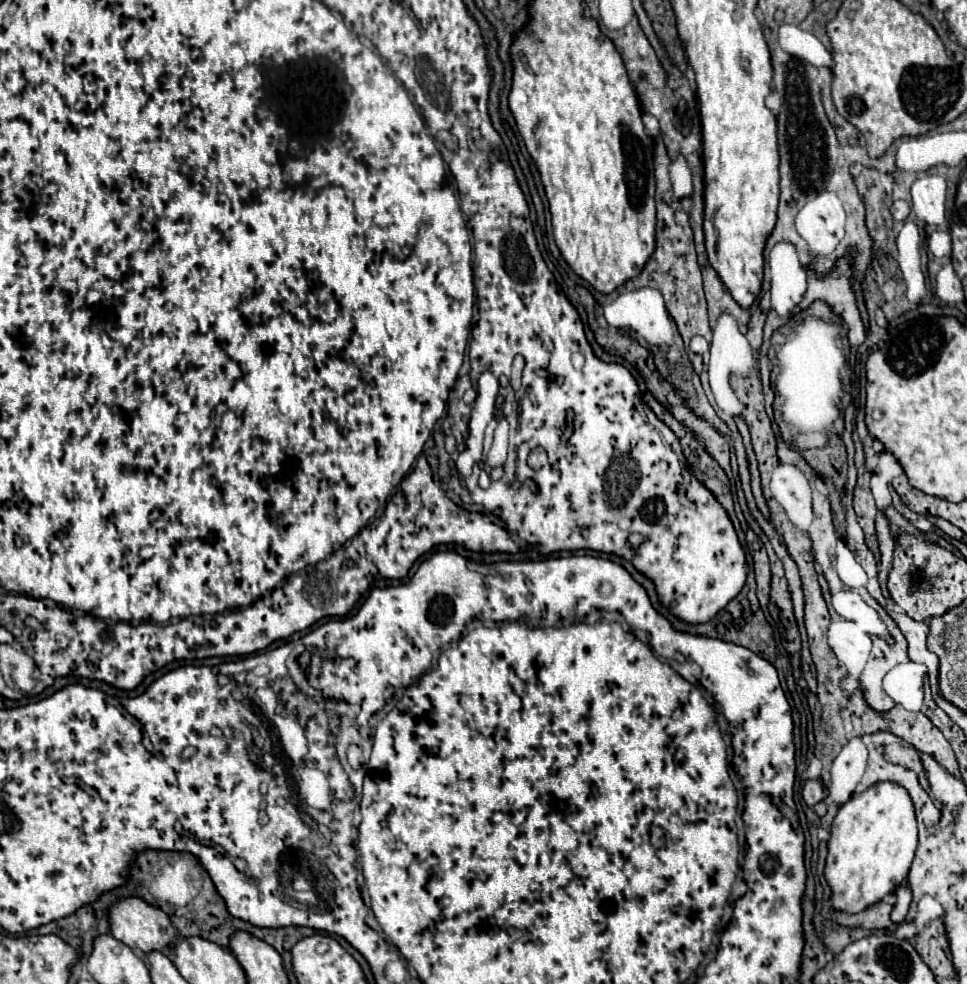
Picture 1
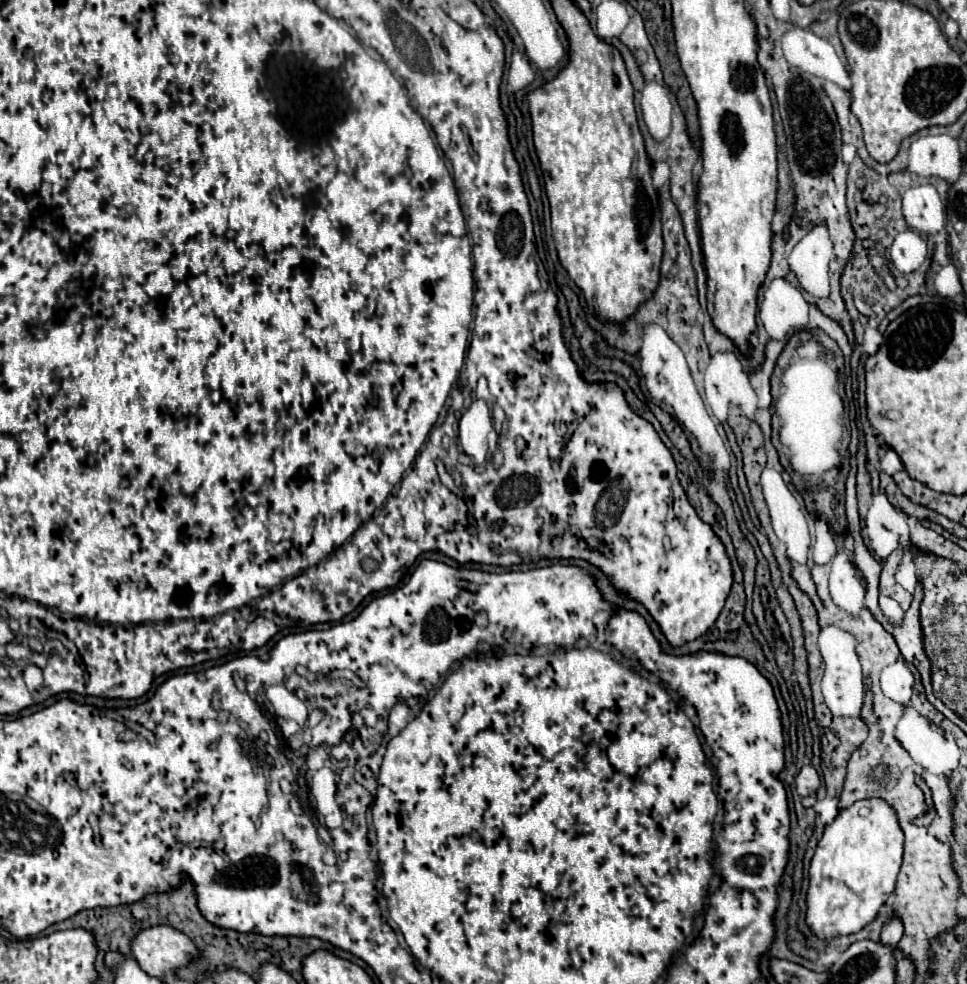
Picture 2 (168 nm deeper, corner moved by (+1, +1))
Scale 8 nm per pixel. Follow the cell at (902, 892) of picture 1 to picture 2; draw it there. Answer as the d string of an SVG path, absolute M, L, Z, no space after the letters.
M890 918L890 920L886 922L886 926L882 928L882 938L880 938L880 940L882 940L884 944L896 948L898 942L900 942L900 938L902 938L902 934L904 934L902 922L900 922L898 918Z

